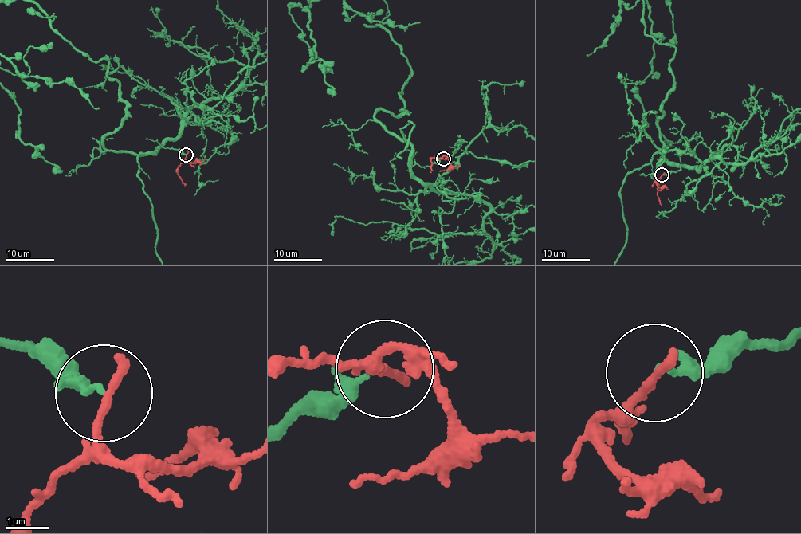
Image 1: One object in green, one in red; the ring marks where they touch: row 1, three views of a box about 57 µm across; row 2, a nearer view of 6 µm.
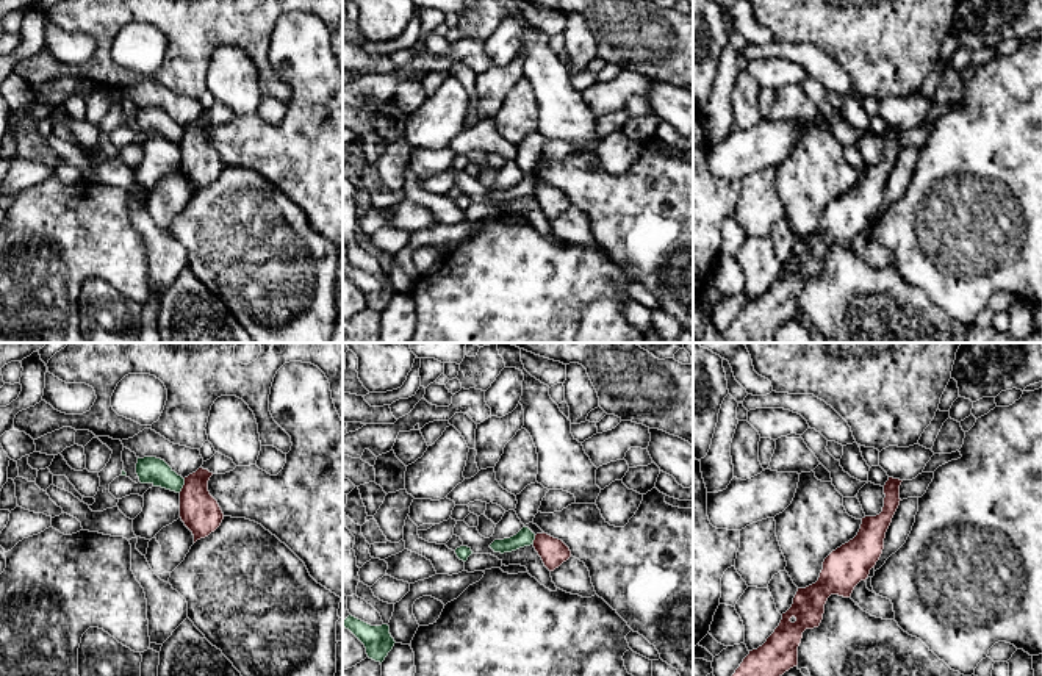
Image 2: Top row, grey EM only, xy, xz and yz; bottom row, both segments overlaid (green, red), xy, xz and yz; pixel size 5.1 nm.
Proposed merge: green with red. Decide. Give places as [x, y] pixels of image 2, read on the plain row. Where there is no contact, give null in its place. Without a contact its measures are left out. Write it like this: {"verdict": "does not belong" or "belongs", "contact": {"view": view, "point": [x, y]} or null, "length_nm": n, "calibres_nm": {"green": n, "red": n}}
{"verdict": "does not belong", "contact": {"view": "xy", "point": [183, 133]}, "length_nm": 80, "calibres_nm": {"green": 140, "red": 200}}

